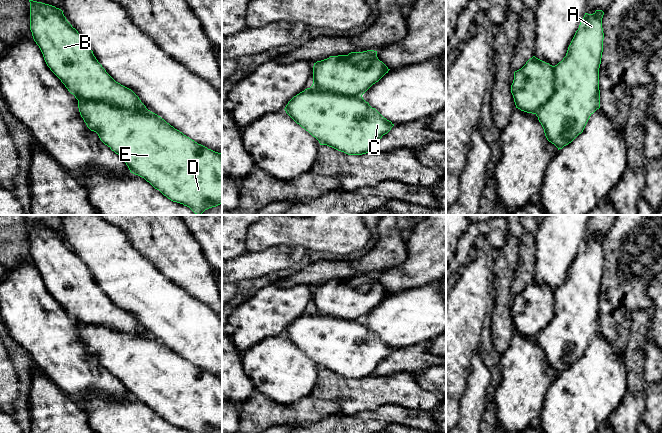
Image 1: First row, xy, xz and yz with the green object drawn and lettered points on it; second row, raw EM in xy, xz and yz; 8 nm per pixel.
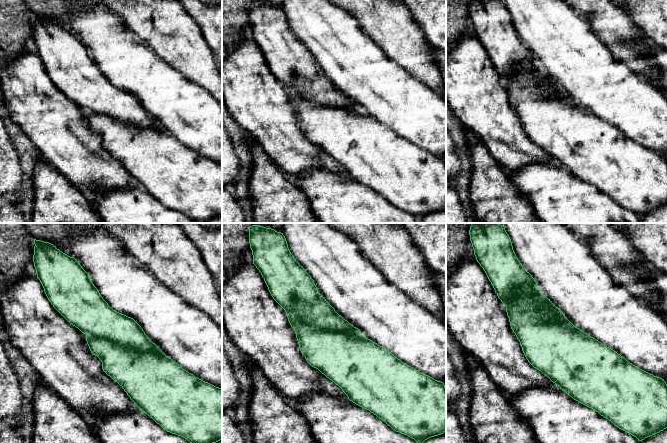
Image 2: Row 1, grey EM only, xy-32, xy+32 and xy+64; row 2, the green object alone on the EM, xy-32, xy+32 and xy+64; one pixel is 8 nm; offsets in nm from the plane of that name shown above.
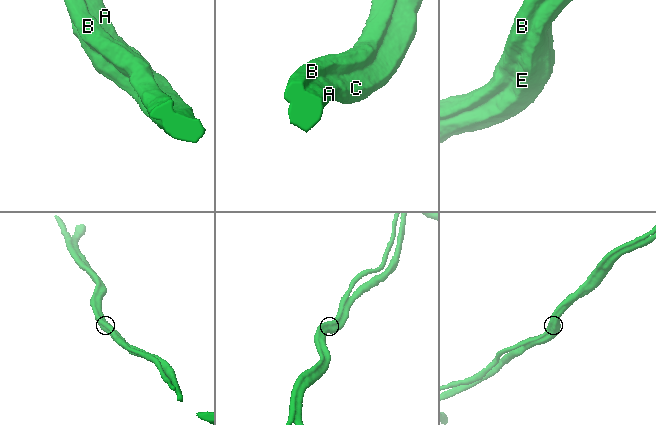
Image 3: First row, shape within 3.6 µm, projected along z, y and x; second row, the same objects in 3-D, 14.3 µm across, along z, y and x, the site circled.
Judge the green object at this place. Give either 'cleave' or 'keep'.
cleave

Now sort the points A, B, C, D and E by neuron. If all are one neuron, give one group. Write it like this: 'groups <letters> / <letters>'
groups A C D E / B

